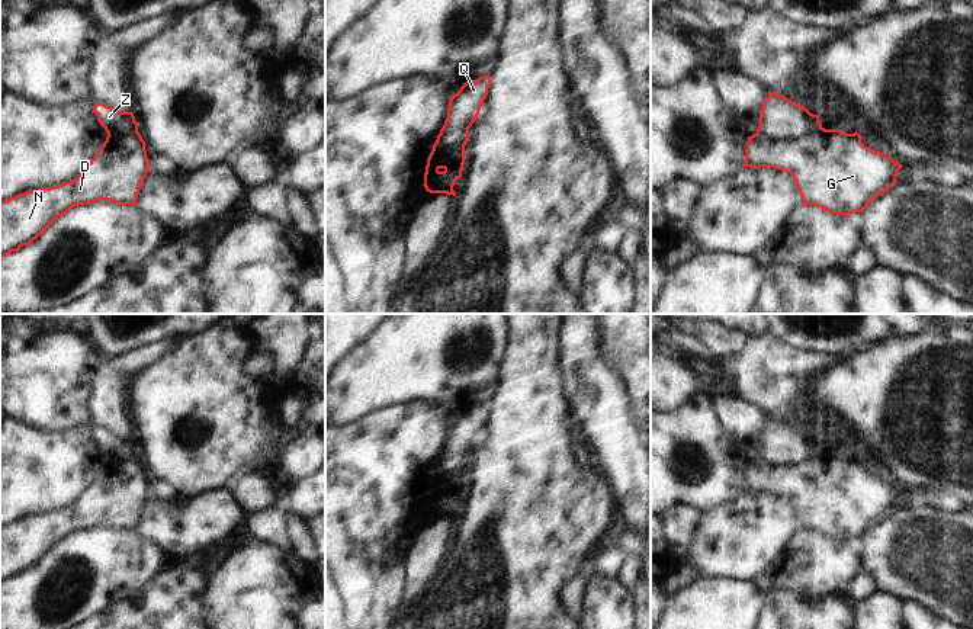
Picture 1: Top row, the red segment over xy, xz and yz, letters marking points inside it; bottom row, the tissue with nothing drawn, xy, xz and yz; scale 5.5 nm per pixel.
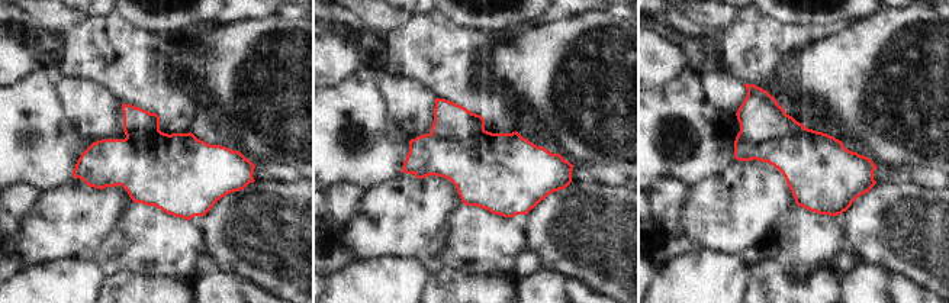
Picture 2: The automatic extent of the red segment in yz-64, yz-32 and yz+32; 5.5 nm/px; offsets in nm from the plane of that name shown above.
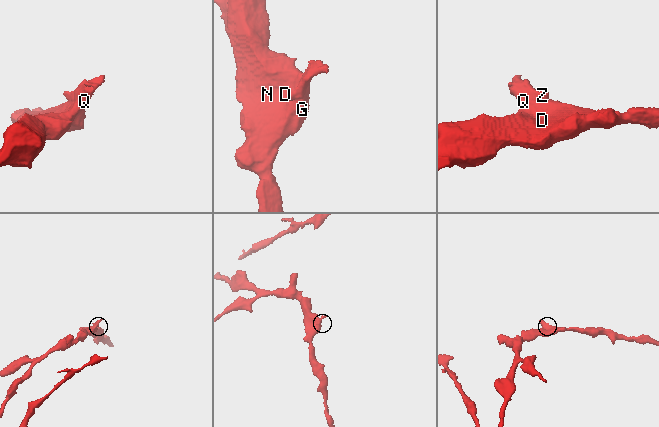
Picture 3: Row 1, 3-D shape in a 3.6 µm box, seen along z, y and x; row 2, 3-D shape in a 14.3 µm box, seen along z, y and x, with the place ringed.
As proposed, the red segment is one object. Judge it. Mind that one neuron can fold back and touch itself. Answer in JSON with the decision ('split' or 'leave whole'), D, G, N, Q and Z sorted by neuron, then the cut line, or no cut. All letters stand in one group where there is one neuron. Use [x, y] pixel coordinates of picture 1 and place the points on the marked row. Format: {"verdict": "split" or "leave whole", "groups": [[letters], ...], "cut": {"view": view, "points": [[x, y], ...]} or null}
{"verdict": "split", "groups": [["D", "G", "N"], ["Q", "Z"]], "cut": {"view": "yz", "points": [[821, 125], [799, 137], [786, 140], [771, 140], [757, 134]]}}

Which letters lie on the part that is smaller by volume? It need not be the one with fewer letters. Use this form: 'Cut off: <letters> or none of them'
Cut off: Q, Z

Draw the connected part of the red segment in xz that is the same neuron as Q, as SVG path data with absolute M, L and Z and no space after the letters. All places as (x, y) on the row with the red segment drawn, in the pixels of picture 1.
M481 76L478 80L463 83L450 102L447 118L437 135L433 150L453 151L453 148L460 144L465 132L479 115L482 103L488 96L489 84L489 76Z

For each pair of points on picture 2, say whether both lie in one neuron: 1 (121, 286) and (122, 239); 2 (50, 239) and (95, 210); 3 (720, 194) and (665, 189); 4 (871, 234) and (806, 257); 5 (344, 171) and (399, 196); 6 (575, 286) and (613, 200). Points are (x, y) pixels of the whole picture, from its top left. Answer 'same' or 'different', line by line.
1: different
2: same
3: different
4: different
5: different
6: different

